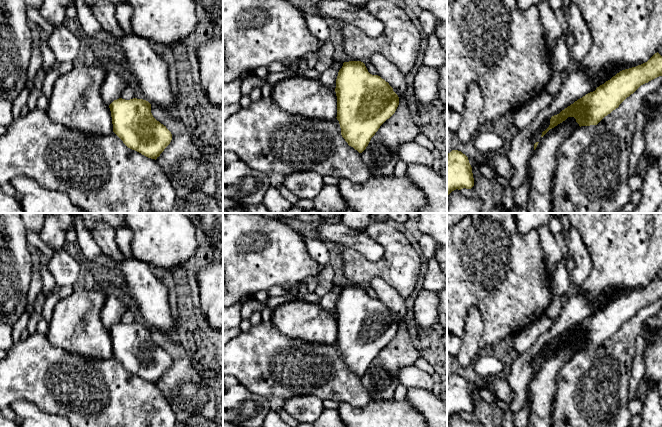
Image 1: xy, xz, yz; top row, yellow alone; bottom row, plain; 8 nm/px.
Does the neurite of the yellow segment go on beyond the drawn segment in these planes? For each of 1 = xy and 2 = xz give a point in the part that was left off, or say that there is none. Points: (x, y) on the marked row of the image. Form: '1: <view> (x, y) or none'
1: none
2: none

